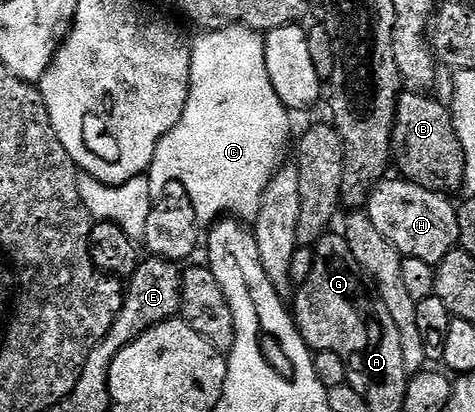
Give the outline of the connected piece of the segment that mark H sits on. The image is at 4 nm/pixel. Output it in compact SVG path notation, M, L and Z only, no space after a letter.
M384 180L378 183L367 199L365 212L373 220L373 228L377 228L377 232L381 232L381 236L385 236L385 240L394 249L396 246L400 255L438 264L450 250L459 246L459 211L456 203L451 203L452 199L446 193L426 190L425 187L406 180L398 181Z

